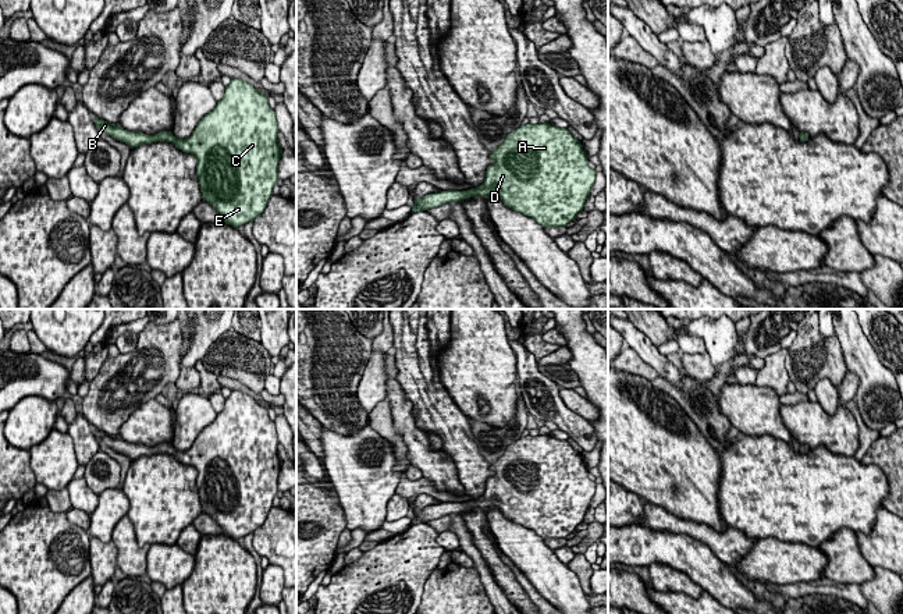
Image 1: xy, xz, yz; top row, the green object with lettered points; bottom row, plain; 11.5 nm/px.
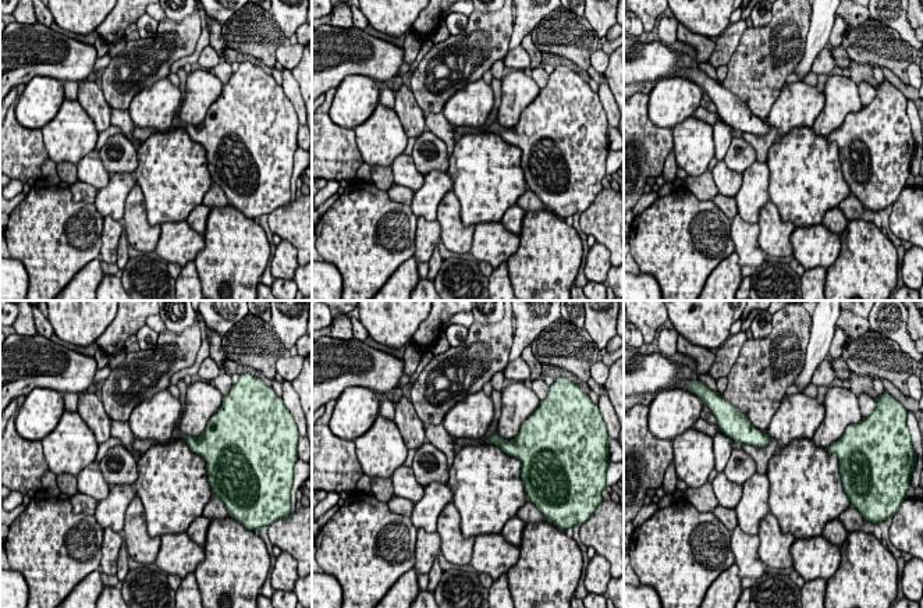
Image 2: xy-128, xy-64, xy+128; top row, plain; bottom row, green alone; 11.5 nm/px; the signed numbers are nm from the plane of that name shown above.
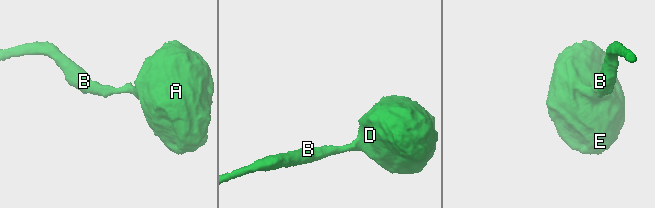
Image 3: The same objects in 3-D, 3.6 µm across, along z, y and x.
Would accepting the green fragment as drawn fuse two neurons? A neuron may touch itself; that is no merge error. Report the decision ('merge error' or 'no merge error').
no merge error

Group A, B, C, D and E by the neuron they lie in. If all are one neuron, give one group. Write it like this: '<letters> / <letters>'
A B C D E

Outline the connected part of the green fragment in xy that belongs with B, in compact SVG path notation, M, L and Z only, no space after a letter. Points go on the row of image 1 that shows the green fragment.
M231 78L224 97L186 139L175 138L171 131L154 135L127 131L93 118L97 129L132 149L166 141L193 155L203 200L235 228L257 219L273 196L282 156L275 111L266 95L242 79Z

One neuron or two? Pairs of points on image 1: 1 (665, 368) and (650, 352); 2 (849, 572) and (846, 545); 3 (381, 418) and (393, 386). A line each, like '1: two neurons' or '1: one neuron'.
1: one neuron
2: one neuron
3: two neurons

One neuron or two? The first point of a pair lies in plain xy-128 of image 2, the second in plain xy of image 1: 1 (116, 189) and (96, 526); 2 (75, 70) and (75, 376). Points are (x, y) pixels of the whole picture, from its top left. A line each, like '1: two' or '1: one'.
1: one
2: two

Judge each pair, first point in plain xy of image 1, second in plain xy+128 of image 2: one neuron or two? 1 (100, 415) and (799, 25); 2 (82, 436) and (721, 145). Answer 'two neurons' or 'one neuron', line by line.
1: one neuron
2: one neuron

